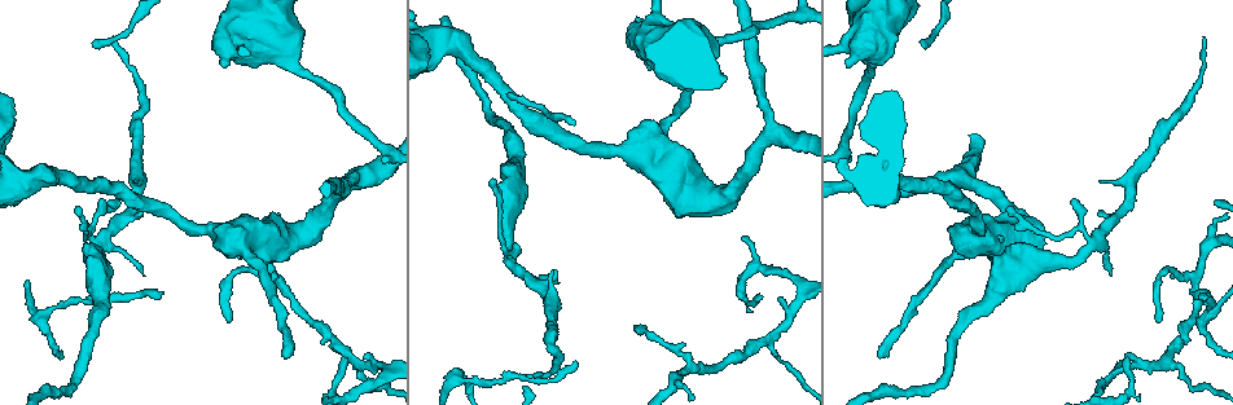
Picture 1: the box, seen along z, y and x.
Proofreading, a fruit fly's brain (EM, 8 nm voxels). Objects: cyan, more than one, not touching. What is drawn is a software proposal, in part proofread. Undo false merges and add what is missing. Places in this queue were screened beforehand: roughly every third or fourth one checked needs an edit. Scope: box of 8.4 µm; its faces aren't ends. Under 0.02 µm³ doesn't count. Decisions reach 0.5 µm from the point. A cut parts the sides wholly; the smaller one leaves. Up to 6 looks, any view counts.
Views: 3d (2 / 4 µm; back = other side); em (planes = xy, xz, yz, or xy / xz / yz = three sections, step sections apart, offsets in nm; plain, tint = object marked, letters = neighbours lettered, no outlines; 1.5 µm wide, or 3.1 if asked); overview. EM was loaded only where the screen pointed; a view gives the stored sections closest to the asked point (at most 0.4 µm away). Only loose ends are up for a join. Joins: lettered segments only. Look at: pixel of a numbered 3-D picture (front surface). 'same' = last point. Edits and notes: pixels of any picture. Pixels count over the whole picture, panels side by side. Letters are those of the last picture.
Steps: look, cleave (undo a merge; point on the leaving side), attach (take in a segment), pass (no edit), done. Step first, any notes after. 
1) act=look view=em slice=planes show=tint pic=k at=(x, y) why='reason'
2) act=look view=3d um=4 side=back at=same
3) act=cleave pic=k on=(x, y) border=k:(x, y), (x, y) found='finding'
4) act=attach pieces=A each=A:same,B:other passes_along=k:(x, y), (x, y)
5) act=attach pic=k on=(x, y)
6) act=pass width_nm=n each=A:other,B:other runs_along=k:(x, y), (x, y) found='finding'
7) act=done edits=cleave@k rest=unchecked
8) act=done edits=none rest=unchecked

act=look view=3d um=4 pic=1 at=(880, 356)

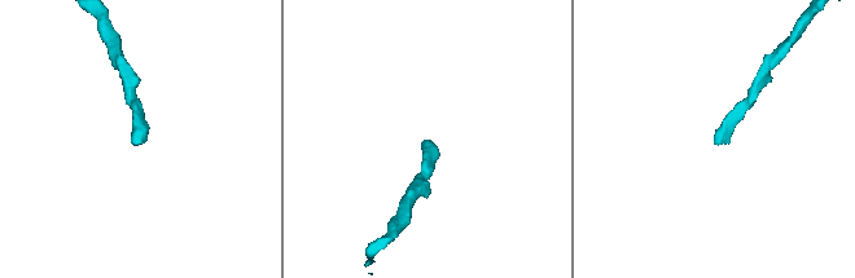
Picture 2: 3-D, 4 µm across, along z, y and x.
act=look view=em slice=planes show=plain pic=2 at=(136, 144)

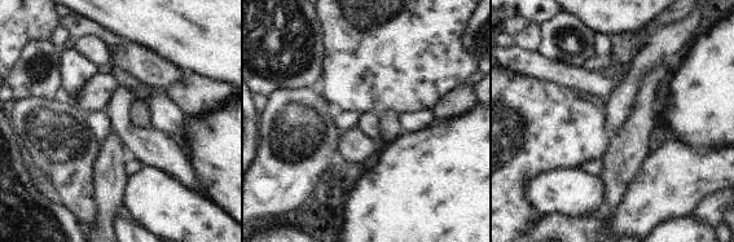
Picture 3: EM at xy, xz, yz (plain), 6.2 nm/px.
act=look view=em slice=planes show=letters at=same why='see the neighbours'

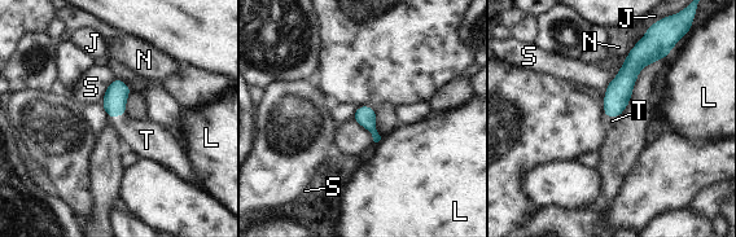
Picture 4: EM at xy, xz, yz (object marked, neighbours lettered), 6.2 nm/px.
act=attach pieces=T each=J:other,L:other,N:other,S:other,T:same found='it goes on there'

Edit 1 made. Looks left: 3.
act=look view=em slice=xy step=8 show=tint pic=1 at=(222, 61) why='branch stops here'

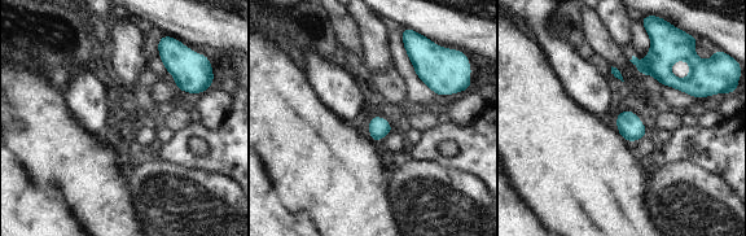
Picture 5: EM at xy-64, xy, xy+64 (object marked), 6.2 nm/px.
act=look view=em slice=planes show=letters at=same

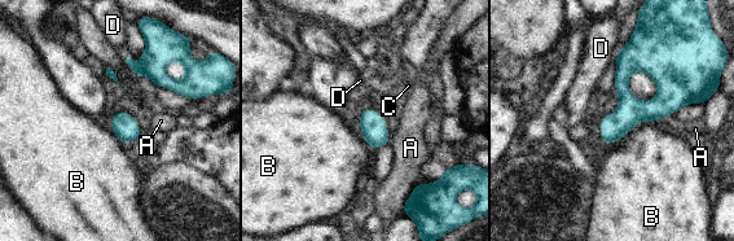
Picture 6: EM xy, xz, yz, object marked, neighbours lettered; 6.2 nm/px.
act=pass longest_contact=B:220nm each=A:other,B:other,C:other,D:other found='no lettered segment goes on from it'

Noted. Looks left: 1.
act=look view=em slice=planes show=letters pic=1 at=(1204, 38)

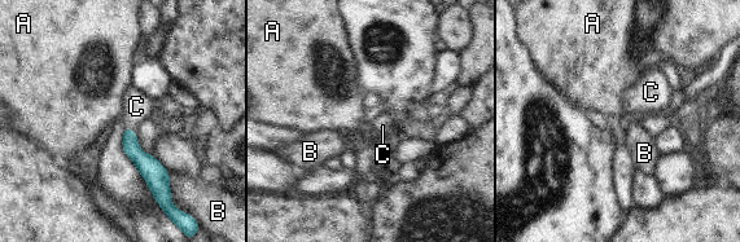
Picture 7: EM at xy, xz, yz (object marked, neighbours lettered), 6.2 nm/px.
act=attach pieces=C each=A:other,B:other,C:same found='the cell continues'

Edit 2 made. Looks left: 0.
act=done edits=attach@4,attach@7 rest=unchecked

